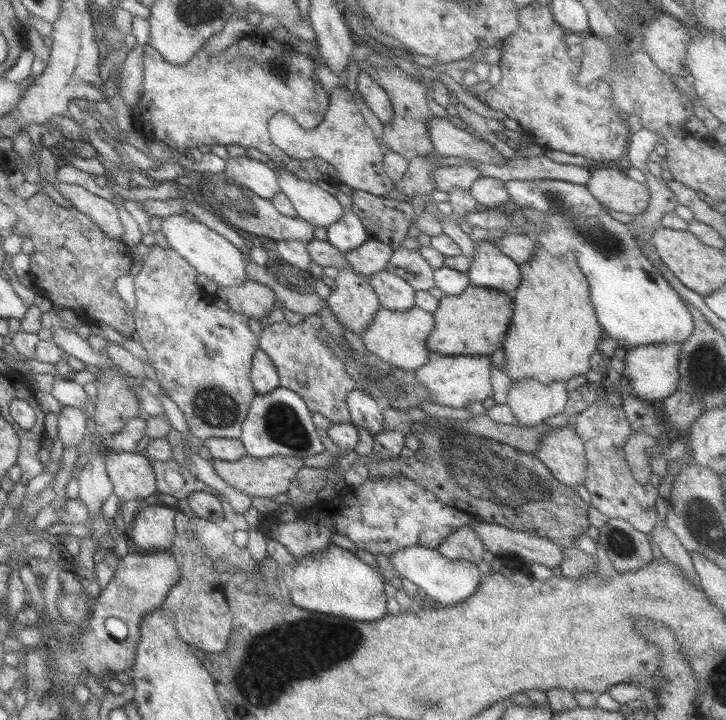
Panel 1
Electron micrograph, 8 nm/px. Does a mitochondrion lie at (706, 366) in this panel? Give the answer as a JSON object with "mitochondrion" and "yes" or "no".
{"mitochondrion":"yes"}

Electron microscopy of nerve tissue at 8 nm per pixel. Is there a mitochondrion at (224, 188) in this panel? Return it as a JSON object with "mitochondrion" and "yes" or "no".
{"mitochondrion":"yes"}

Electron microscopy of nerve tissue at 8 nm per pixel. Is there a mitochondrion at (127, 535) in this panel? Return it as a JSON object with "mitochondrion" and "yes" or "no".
{"mitochondrion":"no"}

